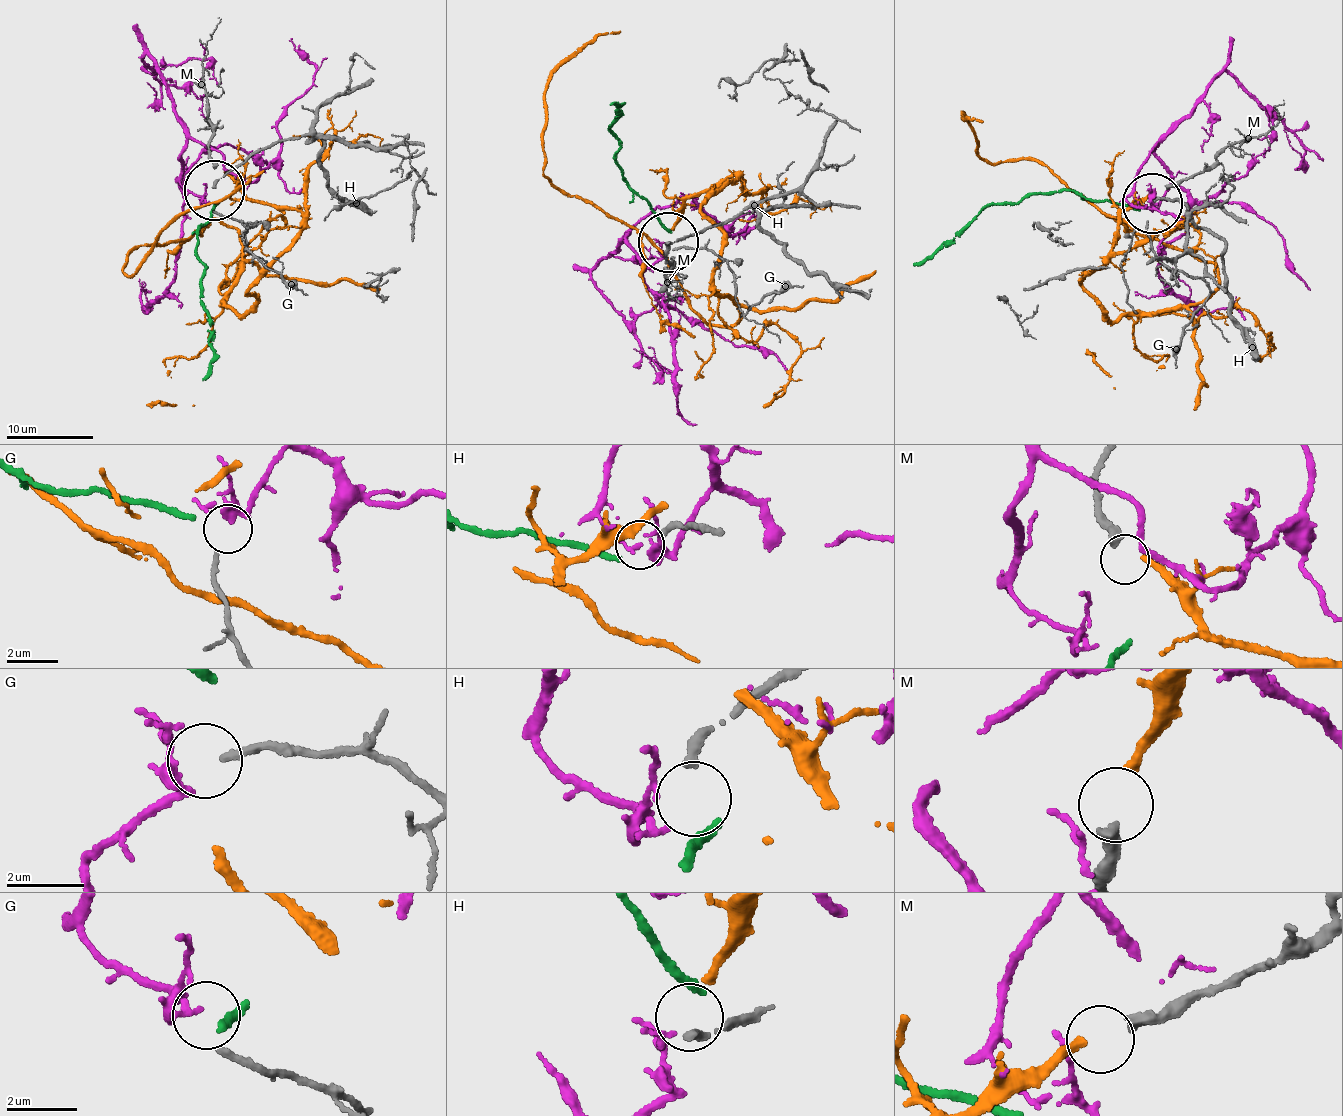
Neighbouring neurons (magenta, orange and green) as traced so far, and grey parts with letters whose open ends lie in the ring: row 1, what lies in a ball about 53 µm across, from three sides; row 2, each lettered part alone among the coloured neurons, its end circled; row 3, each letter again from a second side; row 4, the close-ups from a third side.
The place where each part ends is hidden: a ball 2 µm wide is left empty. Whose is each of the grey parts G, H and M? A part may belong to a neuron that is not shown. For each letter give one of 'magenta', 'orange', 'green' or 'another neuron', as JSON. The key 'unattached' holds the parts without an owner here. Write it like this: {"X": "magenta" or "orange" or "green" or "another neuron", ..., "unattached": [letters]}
{"G": "magenta", "H": "another neuron", "M": "orange", "unattached": ["H"]}

